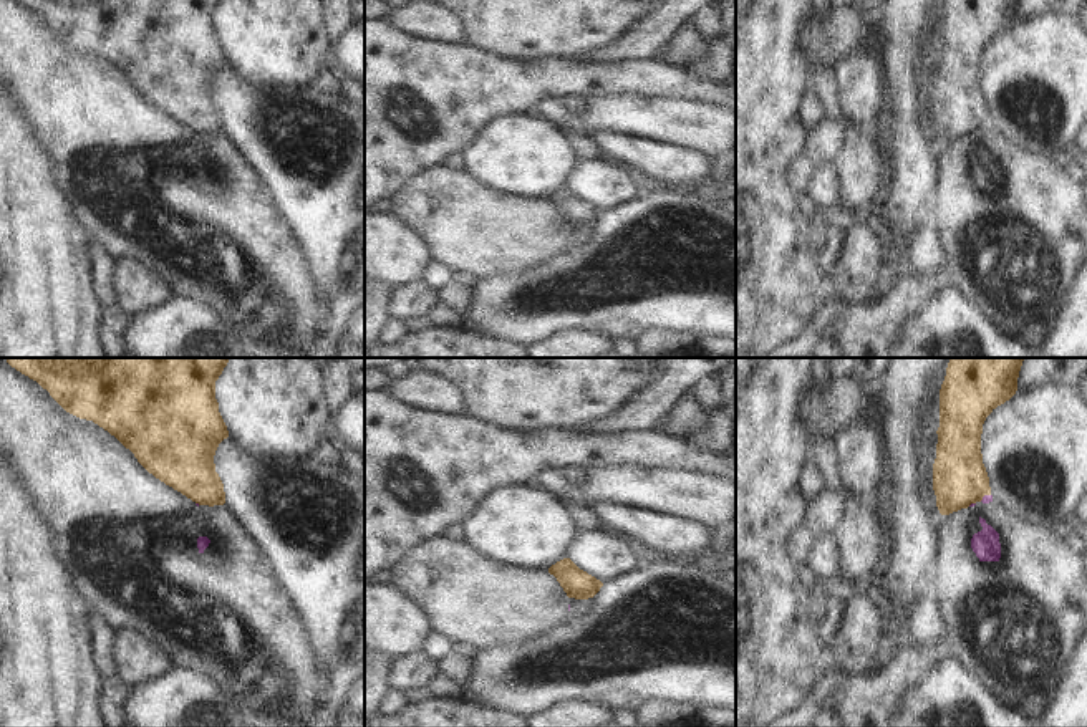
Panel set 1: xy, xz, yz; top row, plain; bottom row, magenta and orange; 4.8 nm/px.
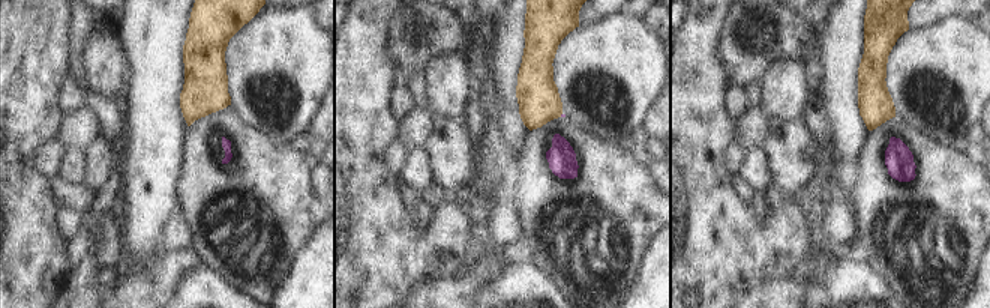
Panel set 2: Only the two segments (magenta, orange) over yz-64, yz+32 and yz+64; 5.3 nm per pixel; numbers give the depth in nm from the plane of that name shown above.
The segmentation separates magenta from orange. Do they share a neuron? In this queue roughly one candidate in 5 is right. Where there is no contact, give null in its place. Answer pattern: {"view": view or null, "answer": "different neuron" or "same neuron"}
{"view": "yz", "answer": "different neuron"}

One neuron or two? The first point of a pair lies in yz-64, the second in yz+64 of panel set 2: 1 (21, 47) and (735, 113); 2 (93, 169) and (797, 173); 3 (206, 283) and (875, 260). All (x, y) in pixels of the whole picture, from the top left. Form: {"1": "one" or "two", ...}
{"1": "two", "2": "one", "3": "two"}

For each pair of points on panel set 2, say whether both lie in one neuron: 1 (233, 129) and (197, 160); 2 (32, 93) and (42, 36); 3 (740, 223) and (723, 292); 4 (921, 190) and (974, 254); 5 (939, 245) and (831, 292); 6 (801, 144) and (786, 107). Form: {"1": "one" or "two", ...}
{"1": "one", "2": "one", "3": "one", "4": "one", "5": "two", "6": "two"}

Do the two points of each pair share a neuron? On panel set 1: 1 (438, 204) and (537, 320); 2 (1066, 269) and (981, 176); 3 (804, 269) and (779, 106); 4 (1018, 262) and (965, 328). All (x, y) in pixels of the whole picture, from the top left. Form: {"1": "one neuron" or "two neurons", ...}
{"1": "two neurons", "2": "one neuron", "3": "one neuron", "4": "two neurons"}

